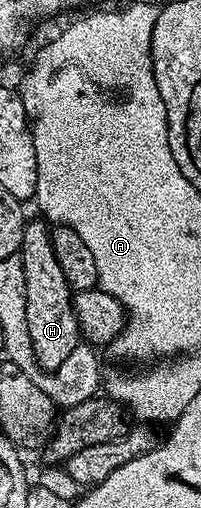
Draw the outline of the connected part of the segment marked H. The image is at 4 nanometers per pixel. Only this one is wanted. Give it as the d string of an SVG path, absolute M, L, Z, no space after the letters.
M39 220L25 224L19 254L22 267L26 267L26 327L30 331L30 347L34 347L40 368L51 371L66 363L70 351L81 348L82 338L72 306L74 290L66 283L66 275L62 275L52 246L52 229L47 220Z

